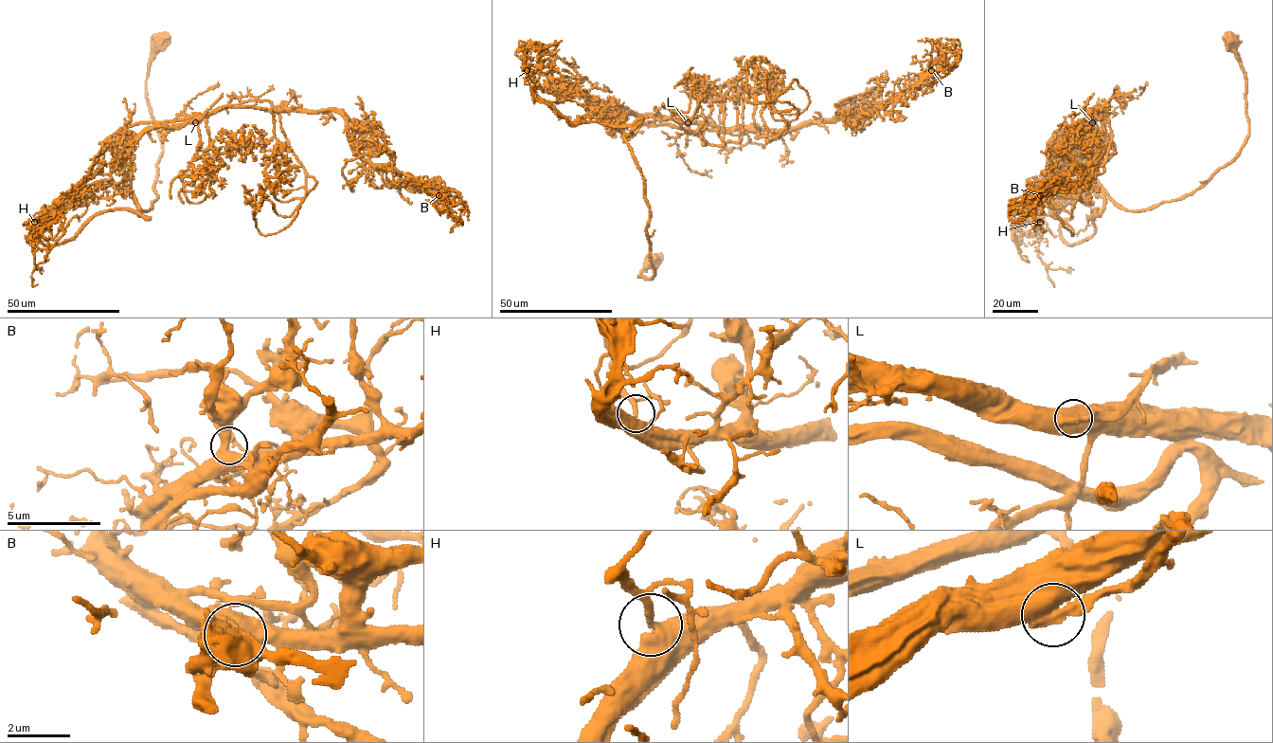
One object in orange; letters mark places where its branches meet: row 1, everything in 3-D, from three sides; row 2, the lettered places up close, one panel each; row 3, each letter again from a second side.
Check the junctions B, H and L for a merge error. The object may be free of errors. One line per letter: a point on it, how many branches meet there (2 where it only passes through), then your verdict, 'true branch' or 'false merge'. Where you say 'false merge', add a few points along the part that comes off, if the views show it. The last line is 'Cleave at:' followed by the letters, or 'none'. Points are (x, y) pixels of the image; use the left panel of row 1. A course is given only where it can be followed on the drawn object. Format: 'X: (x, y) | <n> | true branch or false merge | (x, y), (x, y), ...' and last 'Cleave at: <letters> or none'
B: (439, 195) | 2 | true branch
H: (34, 222) | 2 | true branch
L: (195, 122) | 1 | false merge | (195, 122), (200, 120), (223, 93)
Cleave at: L

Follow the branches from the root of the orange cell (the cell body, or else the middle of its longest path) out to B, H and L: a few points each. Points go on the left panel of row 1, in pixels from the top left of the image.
B: (160, 39), (146, 92), (162, 154), (142, 210), (123, 154), (224, 107), (337, 111), (361, 156), (439, 195)
H: (160, 39), (146, 81), (162, 147), (152, 207), (142, 210), (123, 182), (102, 180), (70, 190), (34, 222)
L: (160, 39), (146, 92), (162, 154), (156, 198), (142, 210), (124, 175), (123, 154), (151, 130), (195, 122)

